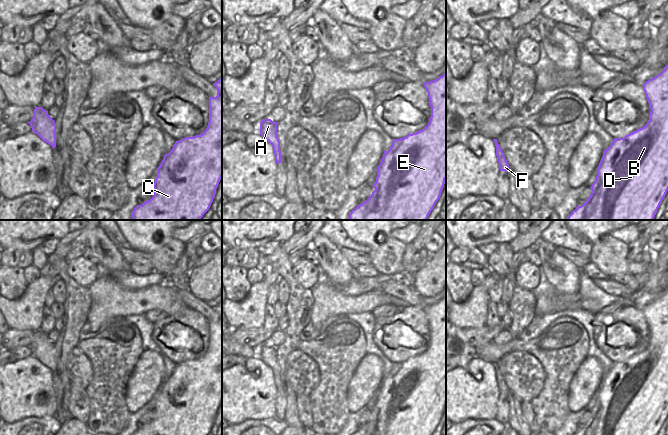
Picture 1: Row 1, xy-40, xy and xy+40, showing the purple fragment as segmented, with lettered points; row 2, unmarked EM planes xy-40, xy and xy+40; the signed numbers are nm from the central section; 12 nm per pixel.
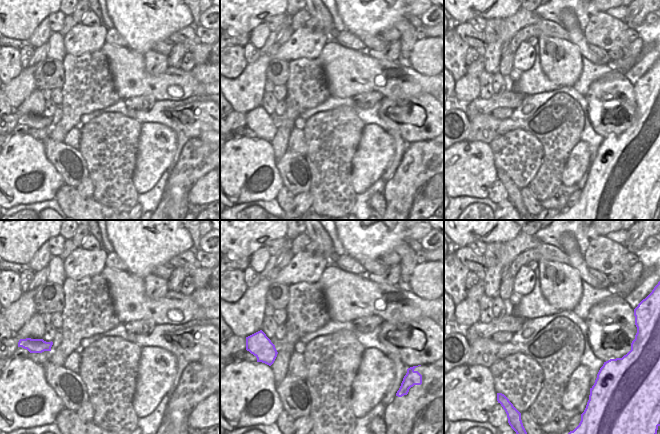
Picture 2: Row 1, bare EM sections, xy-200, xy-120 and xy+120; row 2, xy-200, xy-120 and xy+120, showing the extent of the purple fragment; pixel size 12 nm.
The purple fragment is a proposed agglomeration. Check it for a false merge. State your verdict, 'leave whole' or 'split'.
leave whole

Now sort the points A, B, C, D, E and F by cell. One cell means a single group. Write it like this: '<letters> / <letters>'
A B C D E F

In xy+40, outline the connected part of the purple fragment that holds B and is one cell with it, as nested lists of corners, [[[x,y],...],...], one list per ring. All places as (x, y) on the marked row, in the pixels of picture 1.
[[[668,65],[664,67],[664,70],[652,79],[649,79],[643,84],[643,90],[649,103],[651,110],[649,114],[649,120],[647,124],[626,135],[624,138],[614,138],[612,144],[603,152],[603,156],[597,168],[596,180],[590,187],[592,192],[587,201],[577,206],[575,210],[568,216],[566,220],[653,220],[657,210],[668,191]]]

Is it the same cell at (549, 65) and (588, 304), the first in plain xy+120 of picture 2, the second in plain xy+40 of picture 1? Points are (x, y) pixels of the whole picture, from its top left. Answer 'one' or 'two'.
two

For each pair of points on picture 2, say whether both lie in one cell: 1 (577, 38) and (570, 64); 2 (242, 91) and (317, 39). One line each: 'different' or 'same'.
1: different
2: same

